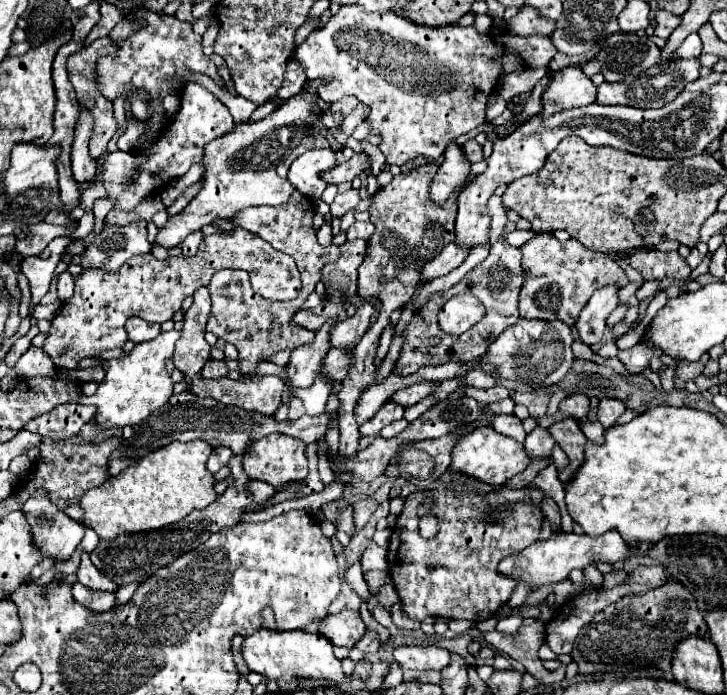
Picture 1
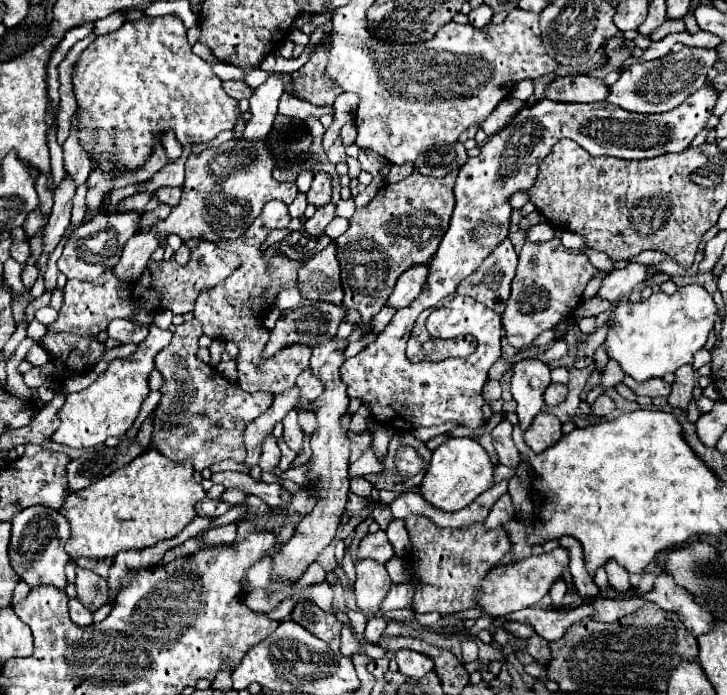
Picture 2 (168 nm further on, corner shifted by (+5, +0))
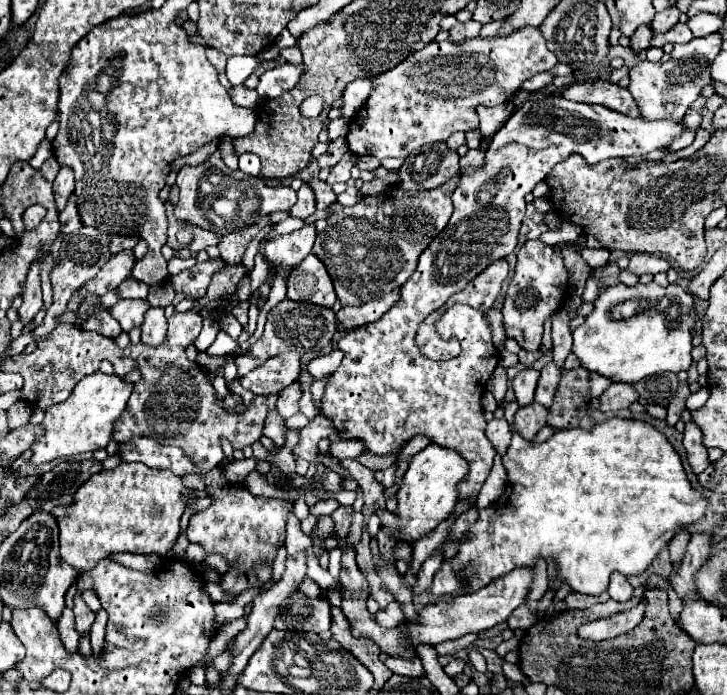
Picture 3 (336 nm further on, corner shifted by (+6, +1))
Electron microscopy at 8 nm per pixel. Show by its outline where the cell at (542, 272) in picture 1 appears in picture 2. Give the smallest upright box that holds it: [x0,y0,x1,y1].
[503,239,599,347]

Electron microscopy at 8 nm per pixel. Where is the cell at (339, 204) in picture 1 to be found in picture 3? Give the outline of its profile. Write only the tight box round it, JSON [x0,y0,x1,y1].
[248,224,316,345]

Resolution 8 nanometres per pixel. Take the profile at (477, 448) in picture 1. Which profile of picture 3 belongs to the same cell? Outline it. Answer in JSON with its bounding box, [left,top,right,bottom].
[382,444,466,544]

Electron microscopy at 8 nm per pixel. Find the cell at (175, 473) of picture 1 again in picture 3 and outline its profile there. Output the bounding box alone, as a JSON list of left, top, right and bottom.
[50,464,190,572]

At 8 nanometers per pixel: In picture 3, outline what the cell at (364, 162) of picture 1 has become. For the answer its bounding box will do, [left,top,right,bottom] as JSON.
[288,184,316,218]

